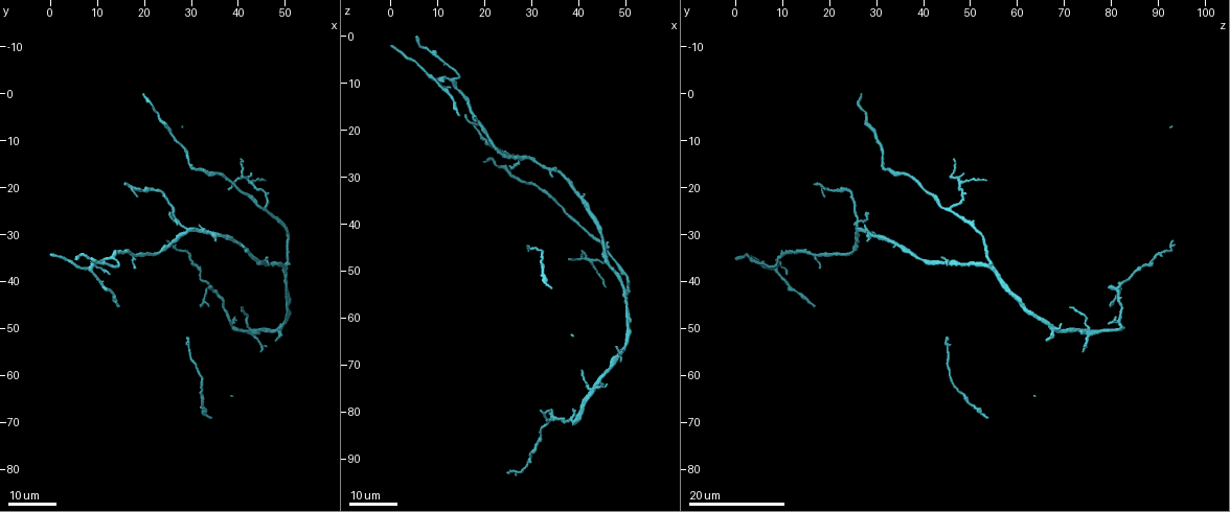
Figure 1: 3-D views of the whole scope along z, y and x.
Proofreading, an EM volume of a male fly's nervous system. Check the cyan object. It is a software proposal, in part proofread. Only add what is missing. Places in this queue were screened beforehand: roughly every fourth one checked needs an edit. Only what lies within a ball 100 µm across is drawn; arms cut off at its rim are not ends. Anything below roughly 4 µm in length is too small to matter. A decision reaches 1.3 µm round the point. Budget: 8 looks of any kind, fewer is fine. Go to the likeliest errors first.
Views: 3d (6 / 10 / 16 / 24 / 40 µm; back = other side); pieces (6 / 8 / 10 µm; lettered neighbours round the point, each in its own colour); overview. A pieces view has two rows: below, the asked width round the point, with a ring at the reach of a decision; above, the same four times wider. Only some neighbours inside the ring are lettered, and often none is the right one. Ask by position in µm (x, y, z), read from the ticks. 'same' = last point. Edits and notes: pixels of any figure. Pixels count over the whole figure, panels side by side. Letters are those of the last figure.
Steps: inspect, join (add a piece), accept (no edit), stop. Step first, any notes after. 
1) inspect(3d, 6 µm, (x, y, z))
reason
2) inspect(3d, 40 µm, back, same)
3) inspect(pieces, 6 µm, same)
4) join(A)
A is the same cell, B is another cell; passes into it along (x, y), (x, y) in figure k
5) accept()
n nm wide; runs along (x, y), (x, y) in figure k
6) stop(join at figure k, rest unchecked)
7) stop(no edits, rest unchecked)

inspect(3d, 24 µm, (19.5, 0.0, 26.5))
thin end

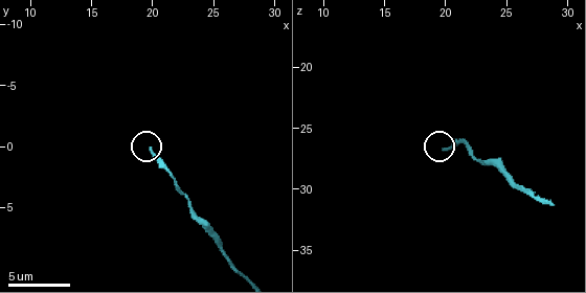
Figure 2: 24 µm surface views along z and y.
inspect(pieces, 6 µm, (19.8, 0.2, 26.6))

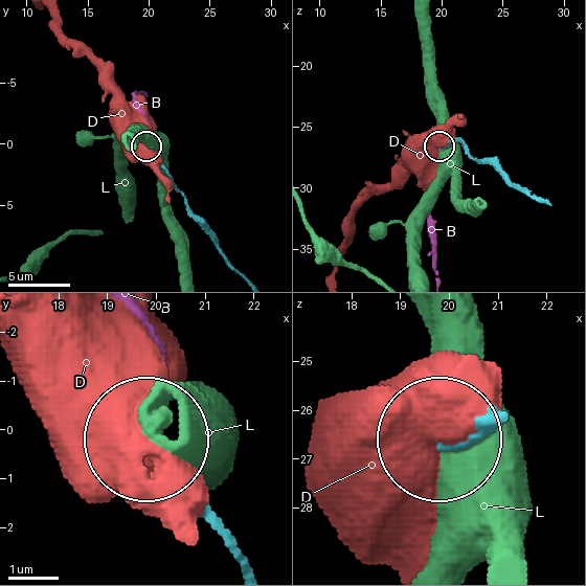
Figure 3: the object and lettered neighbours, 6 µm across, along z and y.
join(B)
B is the same cell, D and L are other cells; it goes on there

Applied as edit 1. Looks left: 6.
inspect(3d, 16 µm, (14.0, 45.5, 16.5))
free end

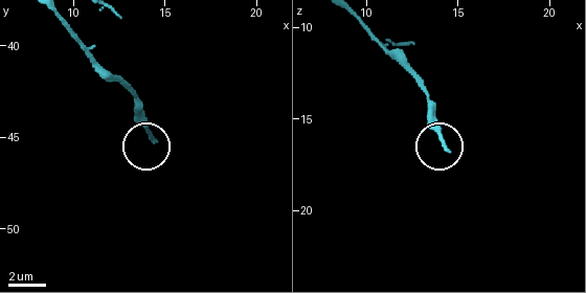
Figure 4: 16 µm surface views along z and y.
inspect(3d, 6 µm, (14.4, 45.2, 16.7))

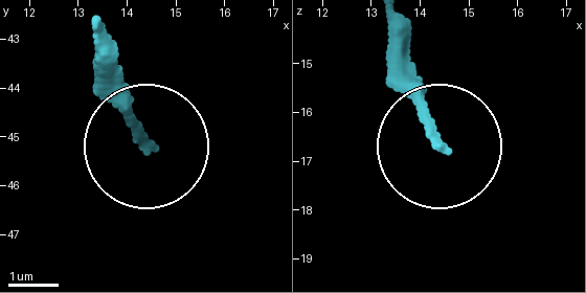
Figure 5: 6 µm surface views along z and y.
inspect(pieces, 10 µm, (14.40, 45.15, 16.65))

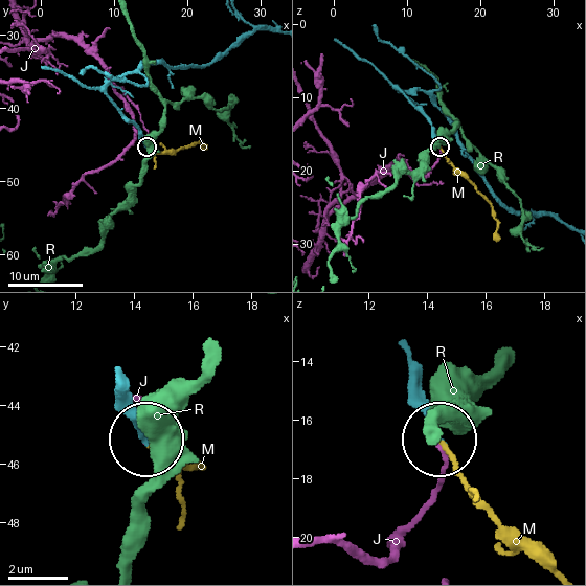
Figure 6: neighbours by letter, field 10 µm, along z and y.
join(M)
M is the same cell, J and R are other cells; passes into it along (431, 127), (444, 156), (491, 205), (497, 224), (495, 240) in figure 6; the neuron continues

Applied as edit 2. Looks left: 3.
inspect(overview)

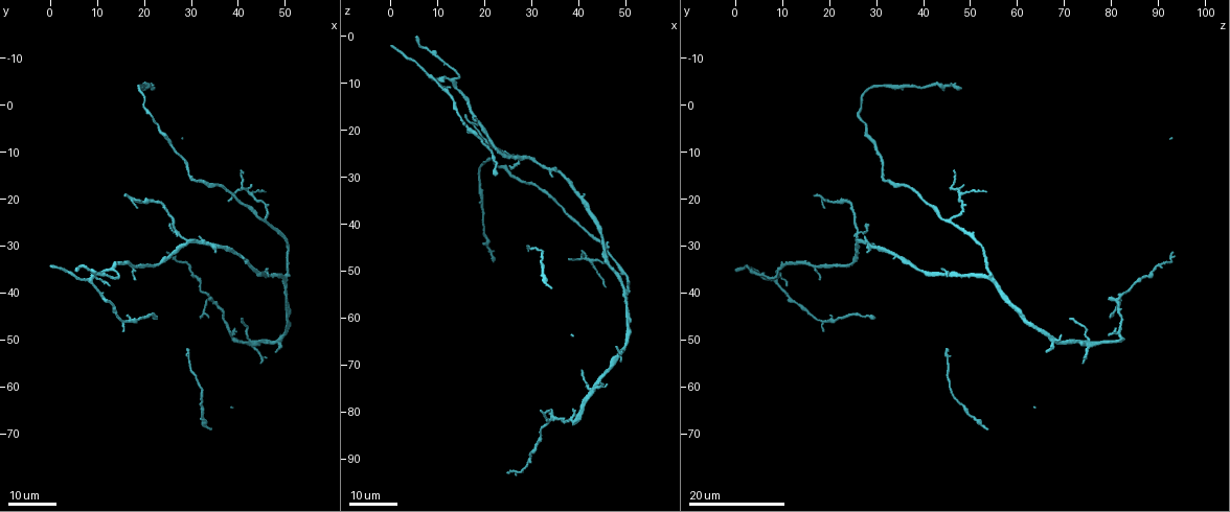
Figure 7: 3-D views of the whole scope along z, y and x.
inspect(3d, 16 µm, (41.0, 46.0, 71.5))
an open end

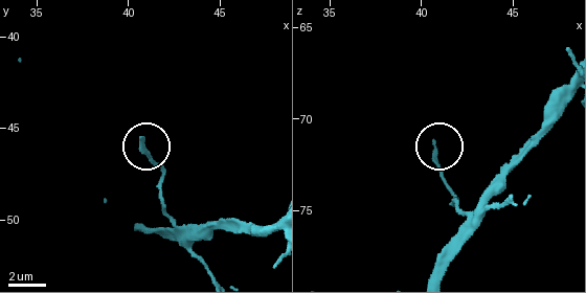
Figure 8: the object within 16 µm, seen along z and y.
inspect(pieces, 8 µm, (40.8, 45.5, 71.2))

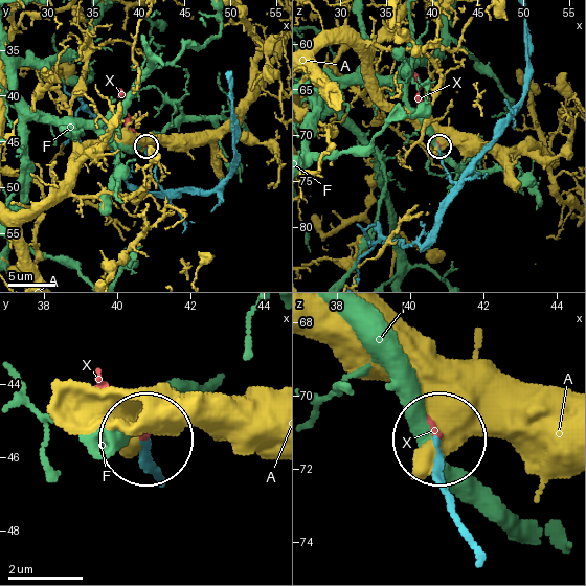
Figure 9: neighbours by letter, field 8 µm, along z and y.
join(X)
140 nm wide; X is the same cell, A and F are other cells; the neuron continues

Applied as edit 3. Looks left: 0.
stop(join at figure 3, join at figure 6, join at figure 9, rest unchecked)

